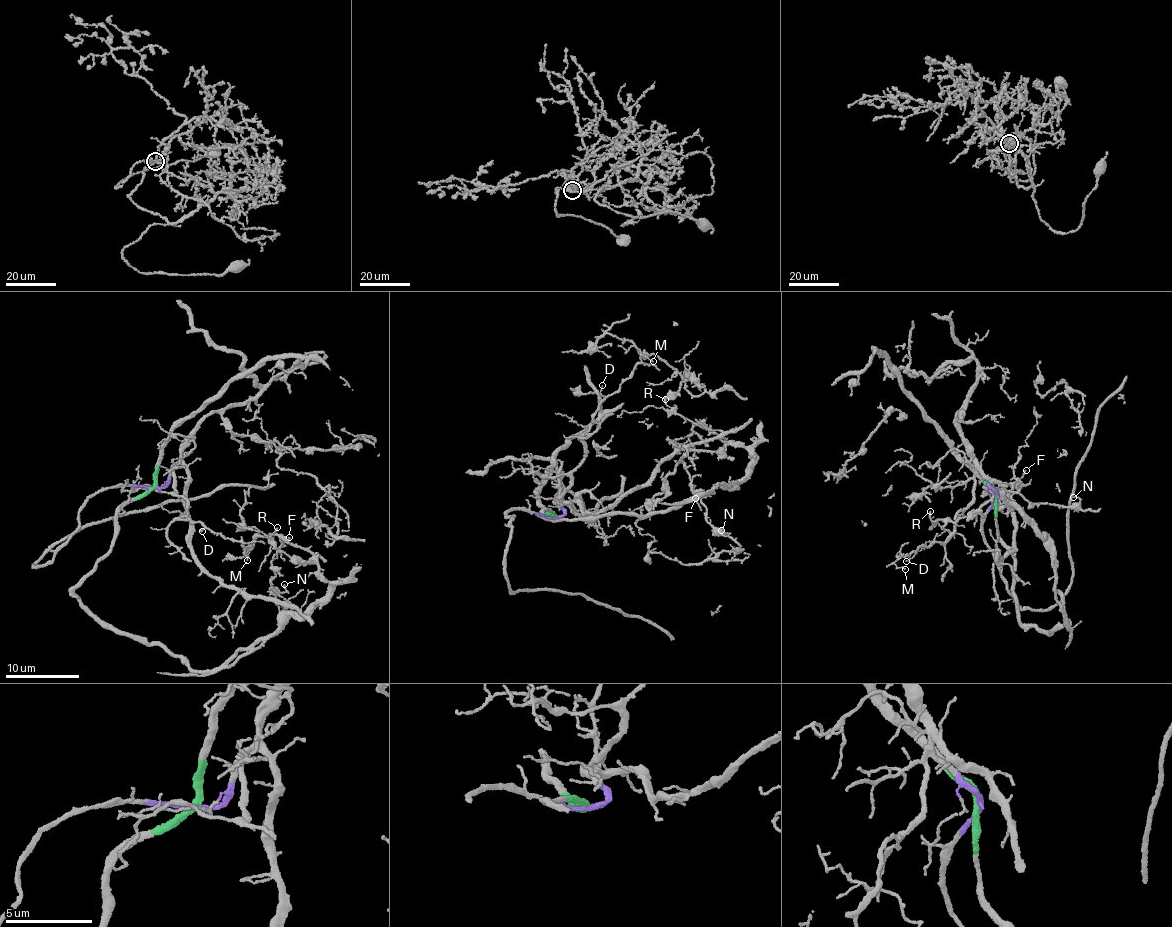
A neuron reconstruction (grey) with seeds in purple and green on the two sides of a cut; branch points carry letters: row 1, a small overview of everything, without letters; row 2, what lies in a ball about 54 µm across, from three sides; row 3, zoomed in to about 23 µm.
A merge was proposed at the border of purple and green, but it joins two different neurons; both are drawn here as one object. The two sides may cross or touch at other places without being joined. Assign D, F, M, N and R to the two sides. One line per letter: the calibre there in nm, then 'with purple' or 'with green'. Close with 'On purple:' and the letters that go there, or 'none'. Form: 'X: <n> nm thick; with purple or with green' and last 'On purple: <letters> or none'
D: 110 nm thick; with purple
F: 110 nm thick; with green
M: 110 nm thick; with purple
N: 110 nm thick; with green
R: 100 nm thick; with green
On purple: D, M

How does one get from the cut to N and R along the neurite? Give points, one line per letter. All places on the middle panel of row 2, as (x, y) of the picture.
N: (556, 517), (539, 515), (646, 518), (738, 483), (752, 454), (732, 441), (683, 460), (721, 529)
R: (556, 517), (539, 515), (646, 518), (745, 478), (747, 449), (666, 399)

